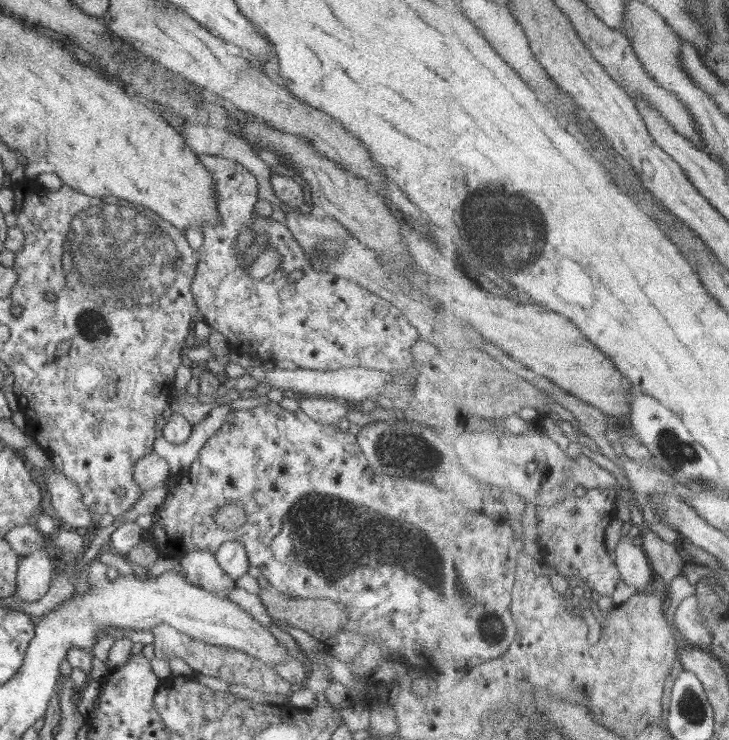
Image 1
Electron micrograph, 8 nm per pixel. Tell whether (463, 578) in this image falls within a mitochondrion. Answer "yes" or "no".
yes

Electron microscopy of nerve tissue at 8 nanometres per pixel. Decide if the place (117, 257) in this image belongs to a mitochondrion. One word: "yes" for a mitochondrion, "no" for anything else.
yes

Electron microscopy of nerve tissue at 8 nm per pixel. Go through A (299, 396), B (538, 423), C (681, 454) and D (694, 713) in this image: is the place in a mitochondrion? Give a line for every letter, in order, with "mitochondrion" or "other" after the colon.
A: other
B: other
C: mitochondrion
D: mitochondrion

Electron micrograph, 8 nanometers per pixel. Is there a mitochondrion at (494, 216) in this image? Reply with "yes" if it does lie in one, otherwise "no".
yes

